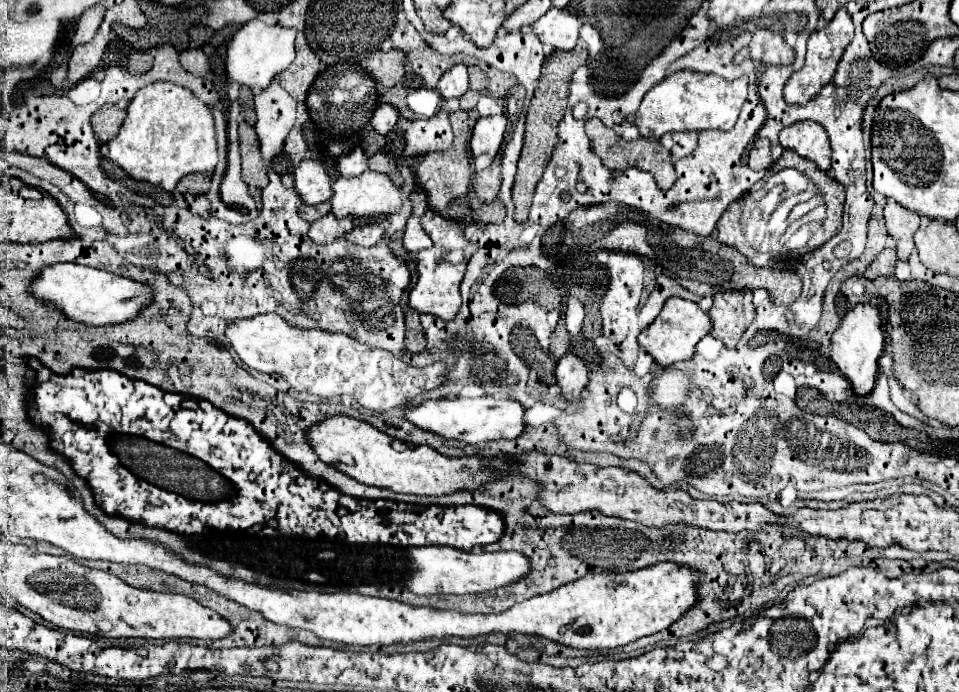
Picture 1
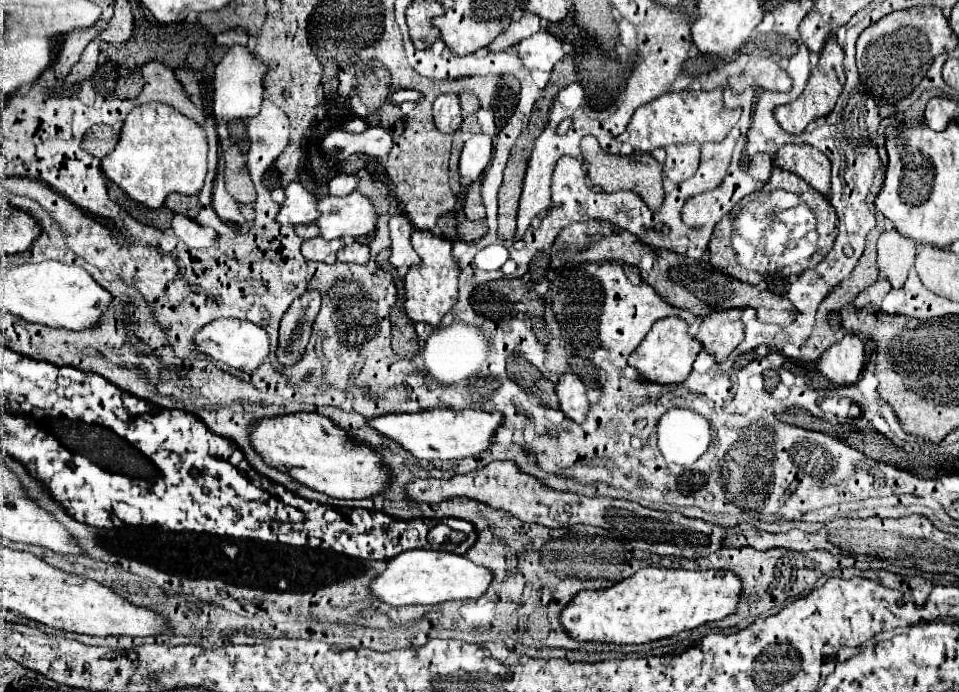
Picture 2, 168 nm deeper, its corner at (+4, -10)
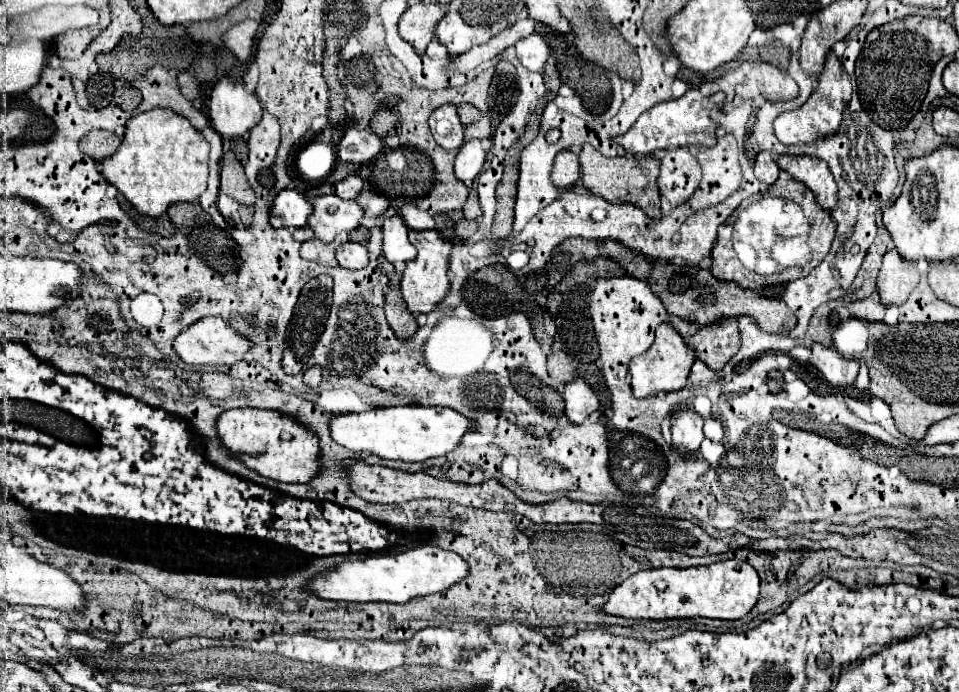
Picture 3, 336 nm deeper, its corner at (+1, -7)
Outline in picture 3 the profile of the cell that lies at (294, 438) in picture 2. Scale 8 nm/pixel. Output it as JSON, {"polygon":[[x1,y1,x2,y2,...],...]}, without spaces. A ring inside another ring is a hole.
{"polygon":[[229,409,223,411,217,425,217,439,231,455,235,455,245,467,259,475,281,483,309,483,319,471,317,451,319,439,293,419,265,409]]}

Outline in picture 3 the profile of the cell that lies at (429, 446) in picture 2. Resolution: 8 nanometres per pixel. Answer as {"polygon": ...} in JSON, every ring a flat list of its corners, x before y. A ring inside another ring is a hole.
{"polygon":[[405,405,405,409,385,407,363,413,341,413,329,419,331,439,353,453,373,453,381,459,425,461,445,455,459,445,459,439,471,429,471,421,449,407]]}

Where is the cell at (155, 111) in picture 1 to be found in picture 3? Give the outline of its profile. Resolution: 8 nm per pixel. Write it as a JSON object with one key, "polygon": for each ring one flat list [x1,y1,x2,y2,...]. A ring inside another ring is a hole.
{"polygon":[[151,109,133,117,127,123,121,147,117,149,115,155,101,161,101,173,111,185,115,185,127,197,127,201,139,213,149,217,161,217,173,203,181,201,191,203,199,199,199,195,207,189,207,159,209,159,209,143,197,129,191,127,187,119,167,109]]}

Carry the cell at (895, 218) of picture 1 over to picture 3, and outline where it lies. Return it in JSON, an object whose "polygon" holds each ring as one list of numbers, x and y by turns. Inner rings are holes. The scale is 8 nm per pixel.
{"polygon":[[891,249,883,257,881,273,877,277,877,293,883,305,901,305,907,301,911,291,919,283,919,271,913,263,901,259,901,255]]}

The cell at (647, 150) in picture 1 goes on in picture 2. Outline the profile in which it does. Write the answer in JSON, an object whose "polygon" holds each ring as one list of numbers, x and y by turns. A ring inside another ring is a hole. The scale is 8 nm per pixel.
{"polygon":[[584,136,582,144,582,158,588,162,588,172,590,180,600,186,604,192,618,192,618,190,632,190,640,194,640,198,646,202,650,210,658,210,664,202,664,188,662,188,662,164,652,156,652,154,630,154,630,156,620,156,620,154,608,154,600,148,598,140,594,136]]}

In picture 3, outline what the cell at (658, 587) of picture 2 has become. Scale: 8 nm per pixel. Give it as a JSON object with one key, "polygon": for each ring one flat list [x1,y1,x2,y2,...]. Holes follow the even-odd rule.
{"polygon":[[719,561,689,569,651,569,639,571,623,581,603,605,603,611,627,619,675,619,675,617,711,617,741,619,759,601,759,575,743,561],[657,583,663,583,659,587]]}

